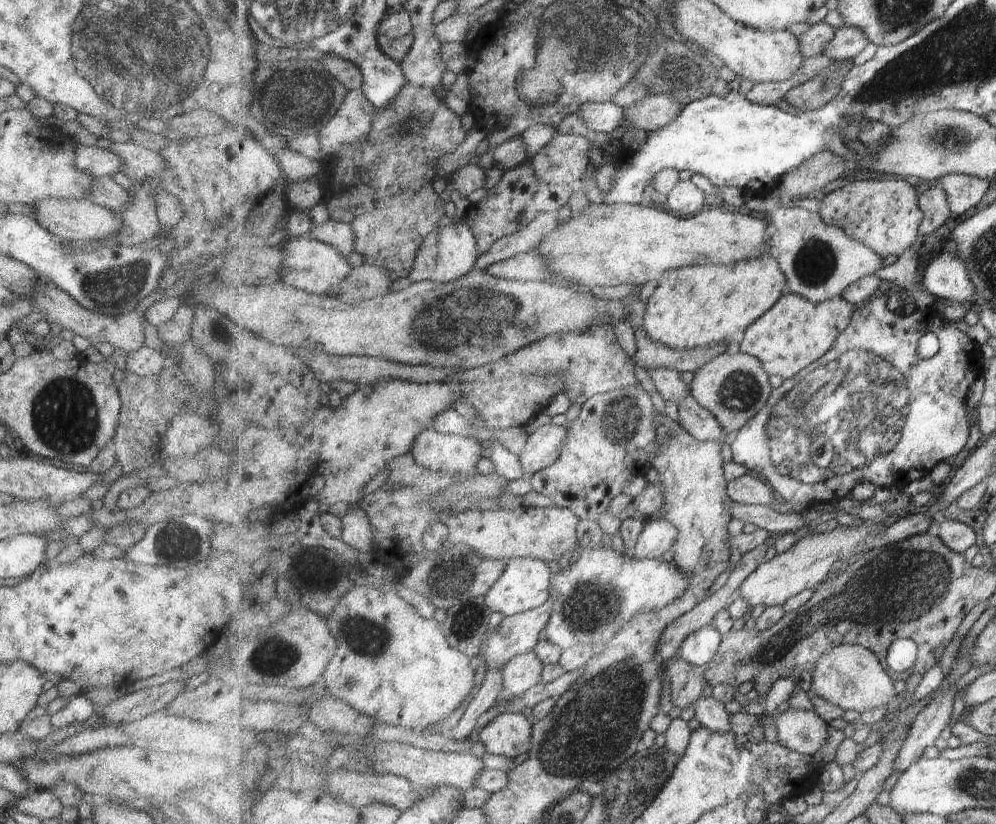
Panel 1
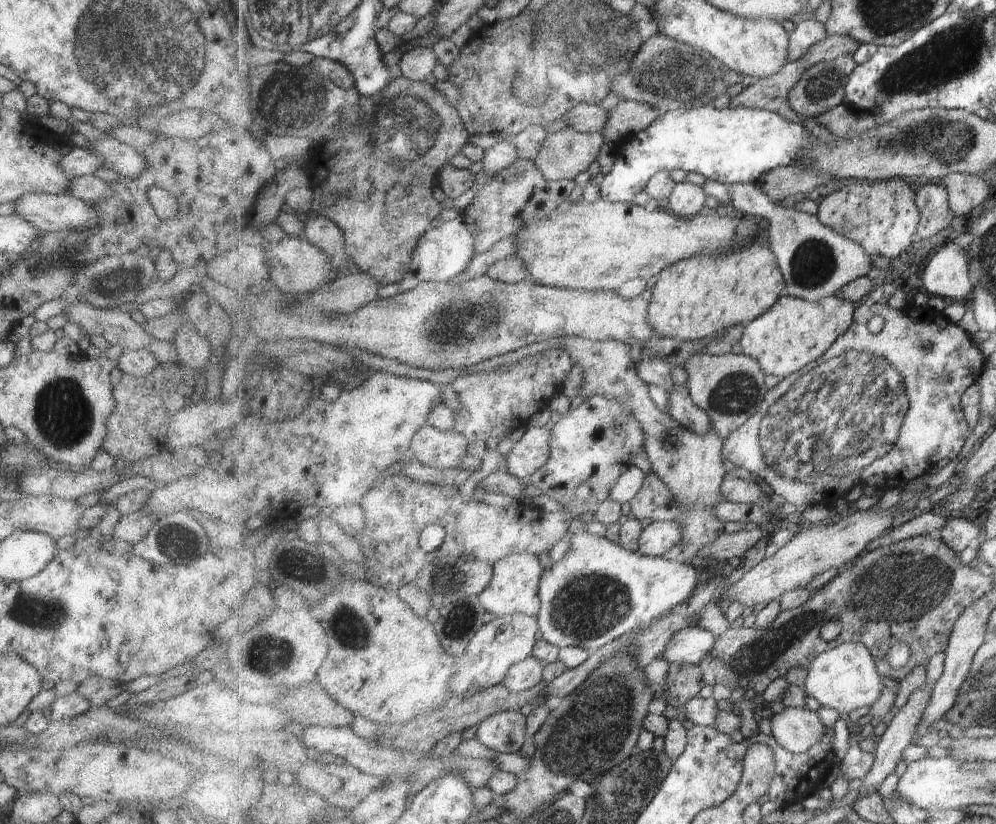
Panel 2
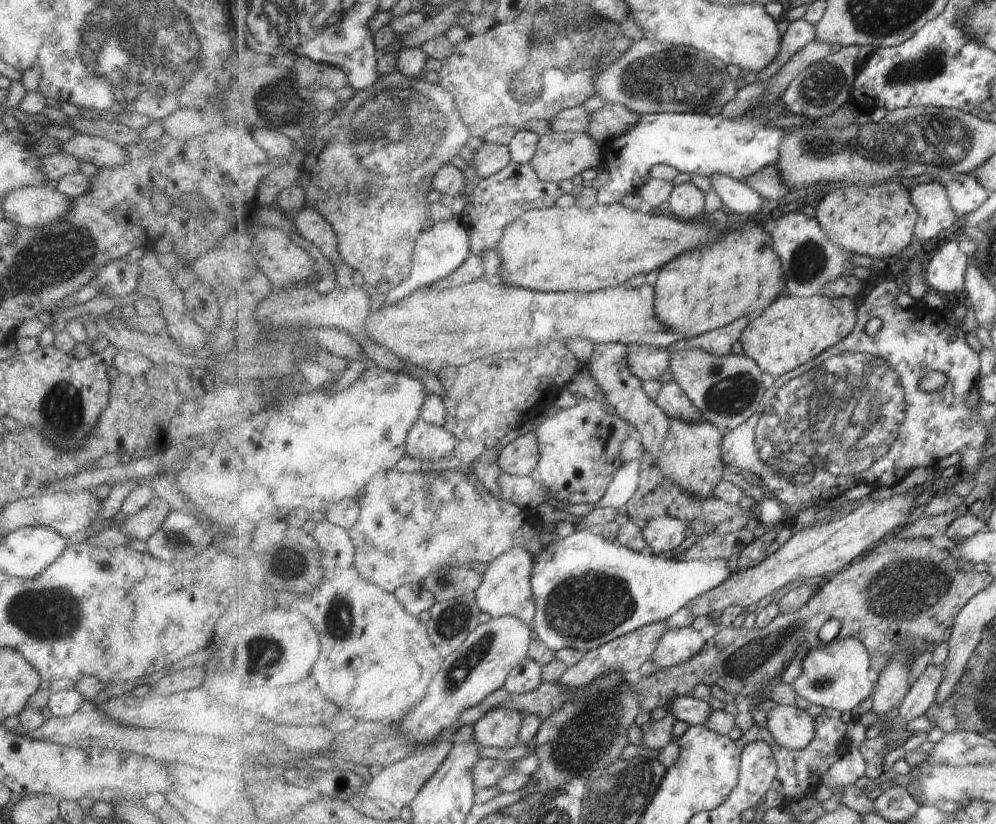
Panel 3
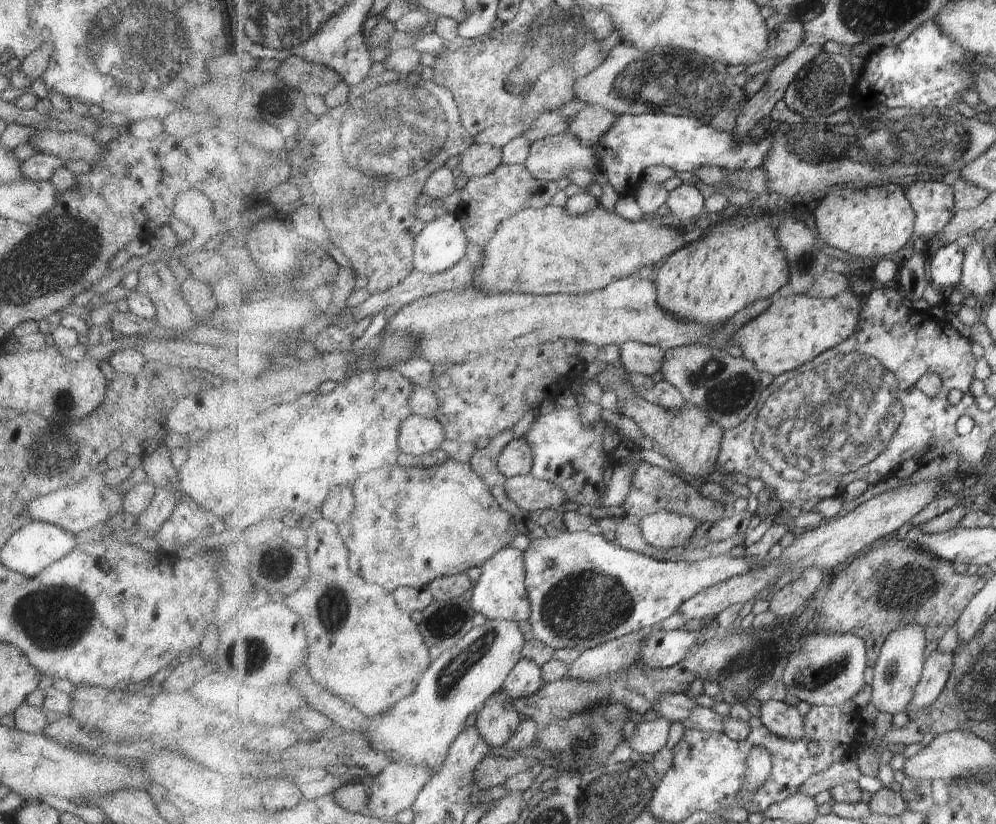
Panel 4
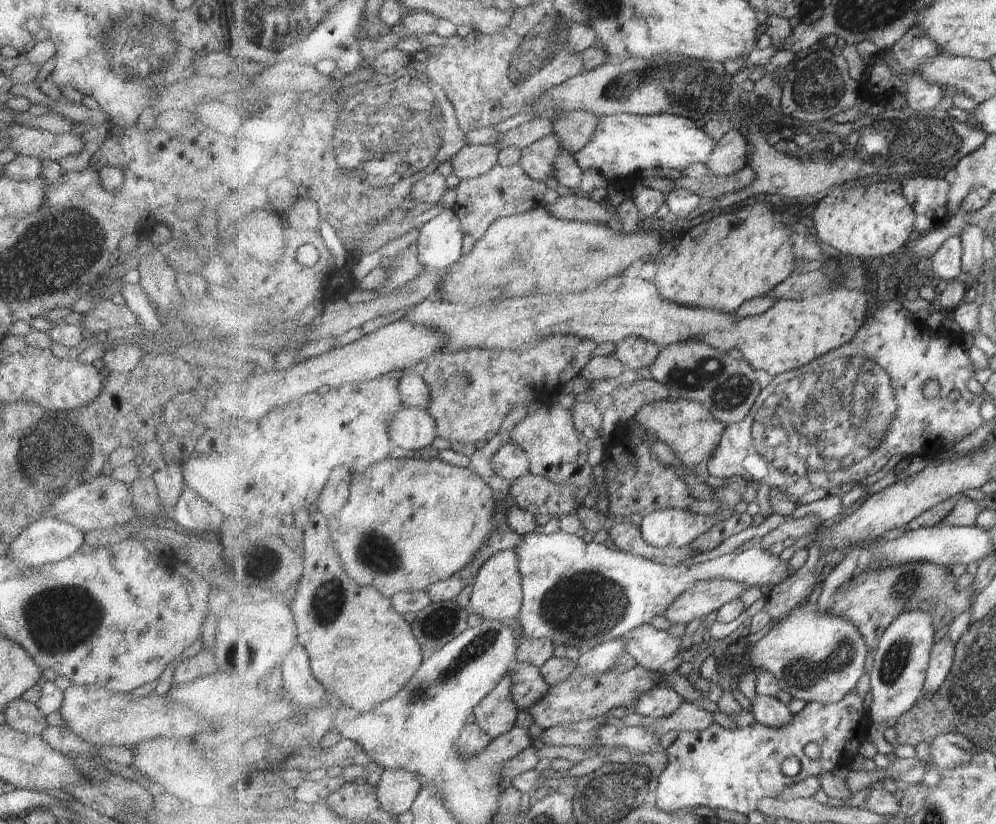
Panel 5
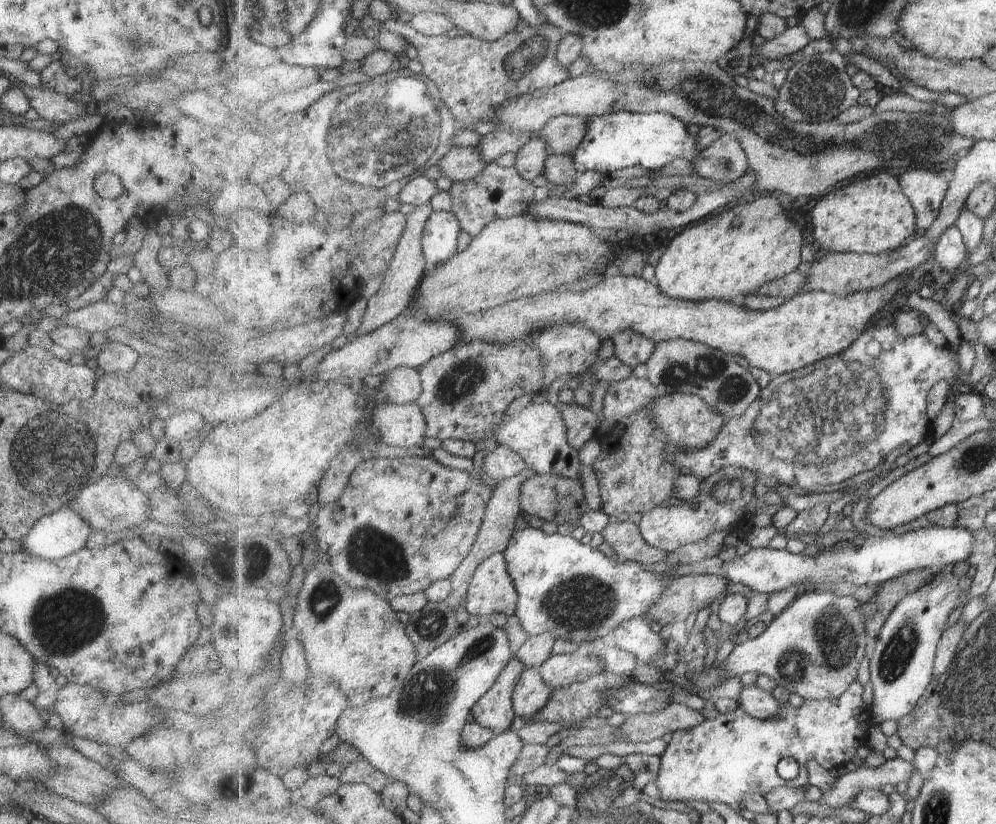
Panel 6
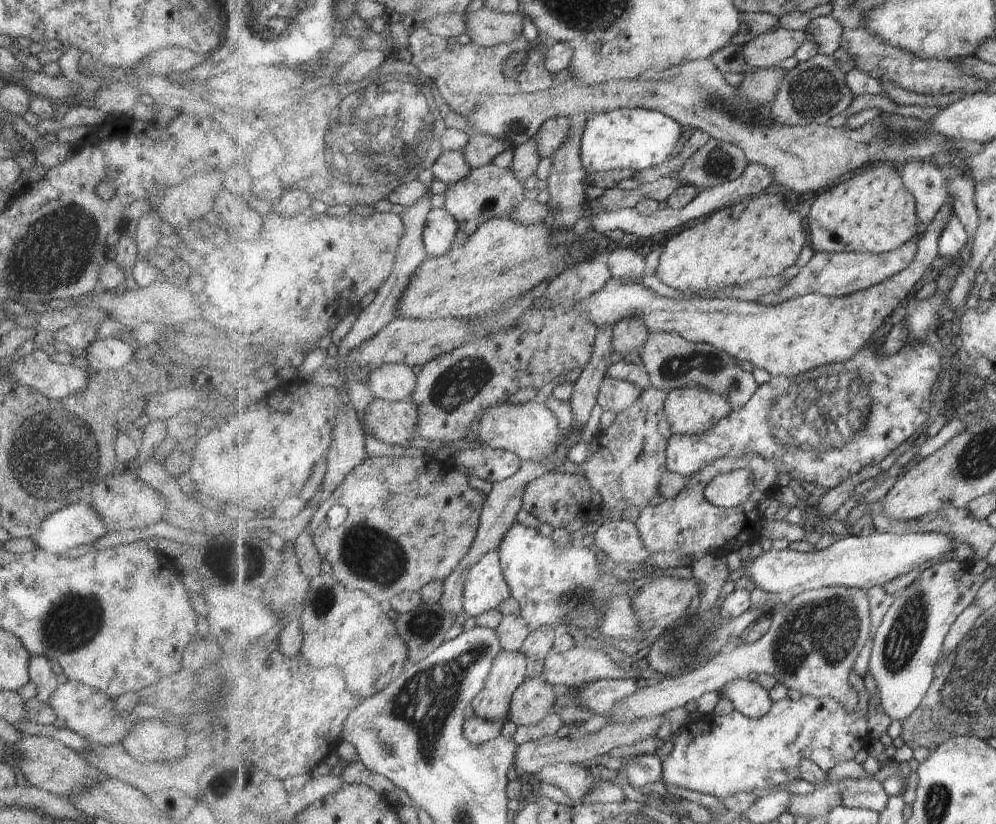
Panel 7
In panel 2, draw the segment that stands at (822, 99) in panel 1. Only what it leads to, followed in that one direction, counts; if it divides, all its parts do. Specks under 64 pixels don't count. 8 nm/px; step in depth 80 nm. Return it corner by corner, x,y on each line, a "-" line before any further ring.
851,53
839,56
835,60
822,62
809,67
802,75
801,80
791,89
788,96
790,107
801,116
815,118
819,114
829,112
831,108
845,104
846,86
849,84
850,76
858,67
857,62
853,60

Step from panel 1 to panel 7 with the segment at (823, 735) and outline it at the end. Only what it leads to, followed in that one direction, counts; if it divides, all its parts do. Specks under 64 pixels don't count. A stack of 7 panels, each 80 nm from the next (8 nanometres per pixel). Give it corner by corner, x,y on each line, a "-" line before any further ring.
737,677
727,683
722,687
722,692
720,697
729,699
737,711
752,719
765,716
774,703
769,691
765,690
757,680
751,681
743,677

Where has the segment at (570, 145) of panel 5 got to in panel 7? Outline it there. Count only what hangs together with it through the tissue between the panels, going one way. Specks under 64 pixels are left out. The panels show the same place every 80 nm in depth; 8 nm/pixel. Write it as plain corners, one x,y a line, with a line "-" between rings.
566,117
549,119
545,122
533,138
541,160
550,158
561,145
569,140
571,127

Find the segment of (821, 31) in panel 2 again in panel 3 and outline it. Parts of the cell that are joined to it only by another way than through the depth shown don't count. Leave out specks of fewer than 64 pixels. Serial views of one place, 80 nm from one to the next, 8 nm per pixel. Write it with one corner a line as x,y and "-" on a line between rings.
797,19
788,23
786,30
781,35
781,46
779,46
779,54
775,56
775,60
771,60
771,64
763,68
757,73
755,82
765,83
786,63
791,60
797,51
804,46
816,40
816,26
810,24
807,20

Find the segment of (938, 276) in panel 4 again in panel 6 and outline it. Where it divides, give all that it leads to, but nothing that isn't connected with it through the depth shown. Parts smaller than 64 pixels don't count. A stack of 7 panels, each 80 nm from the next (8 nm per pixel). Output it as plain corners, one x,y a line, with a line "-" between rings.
957,225
950,226
936,242
934,252
935,267
933,270
947,270
949,274
955,276
957,270
967,262
969,250
963,233

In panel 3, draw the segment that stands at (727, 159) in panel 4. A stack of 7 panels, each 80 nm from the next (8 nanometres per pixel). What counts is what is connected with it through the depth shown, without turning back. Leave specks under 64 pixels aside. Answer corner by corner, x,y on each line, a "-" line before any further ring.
689,112
645,113
628,131
601,147
610,177
598,189
598,202
602,205
619,203
623,196
639,192
650,179
655,164
667,164
689,175
726,174
738,181
766,166
774,166
780,161
780,148
788,135
780,128
768,126
769,122
763,126
762,118
749,119
745,114
731,120
721,114
711,117

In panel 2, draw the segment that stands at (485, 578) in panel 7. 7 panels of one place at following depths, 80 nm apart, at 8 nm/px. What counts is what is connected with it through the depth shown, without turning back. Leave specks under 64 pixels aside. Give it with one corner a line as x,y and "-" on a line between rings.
524,552
510,554
507,558
494,563
492,581
479,596
479,603
486,612
493,613
497,617
515,613
537,617
542,605
539,590
540,580
544,574
543,559
537,555

